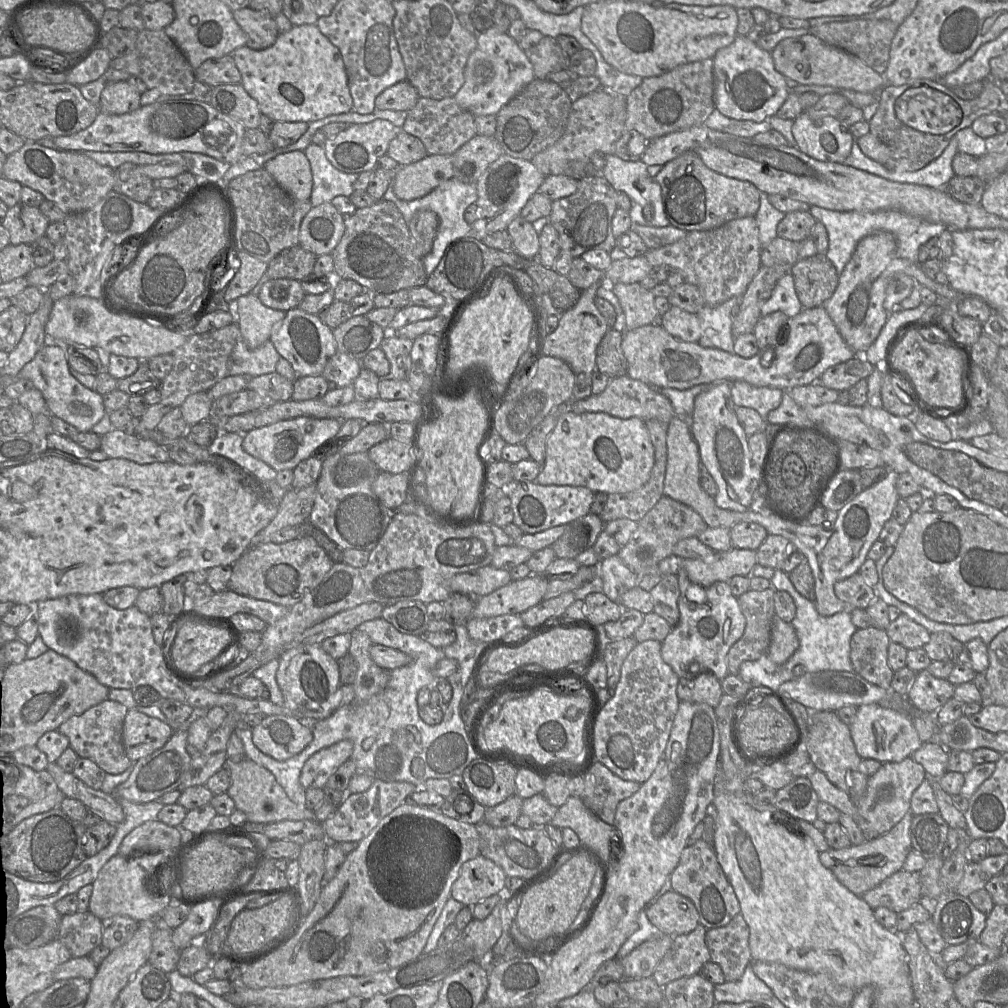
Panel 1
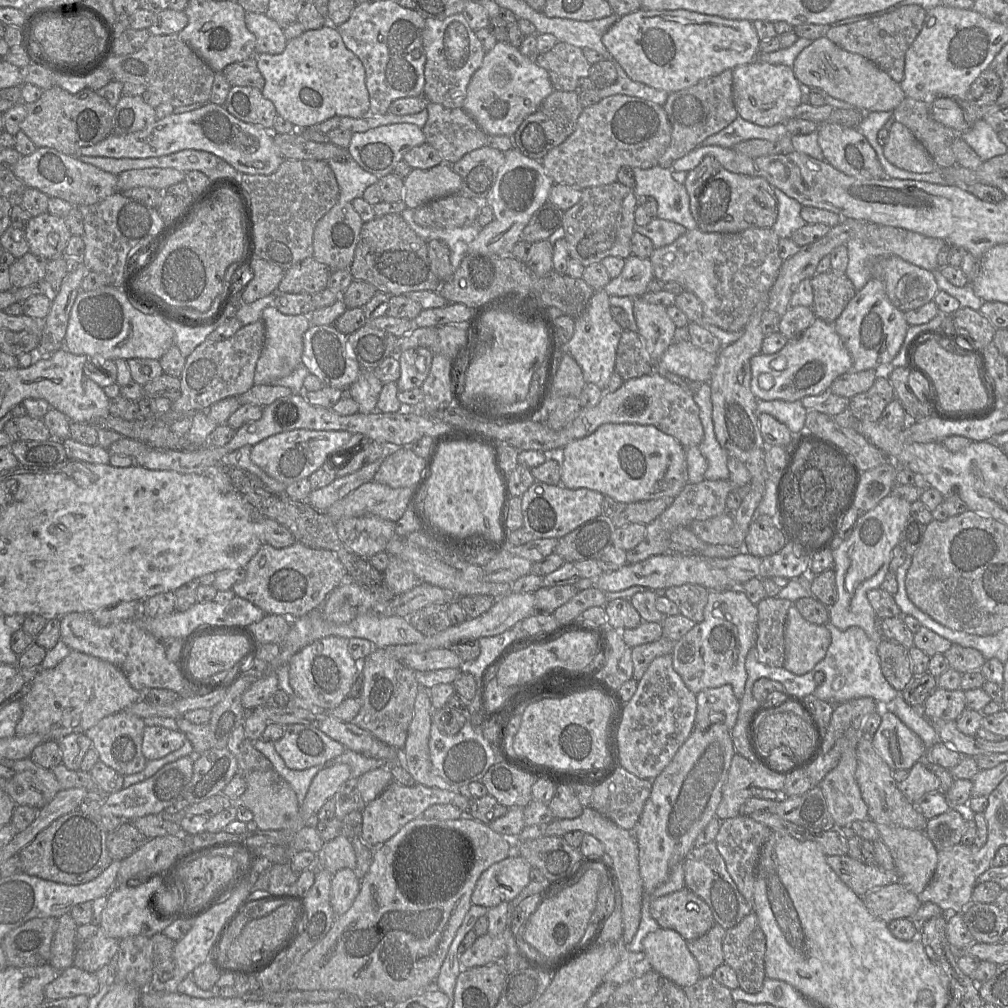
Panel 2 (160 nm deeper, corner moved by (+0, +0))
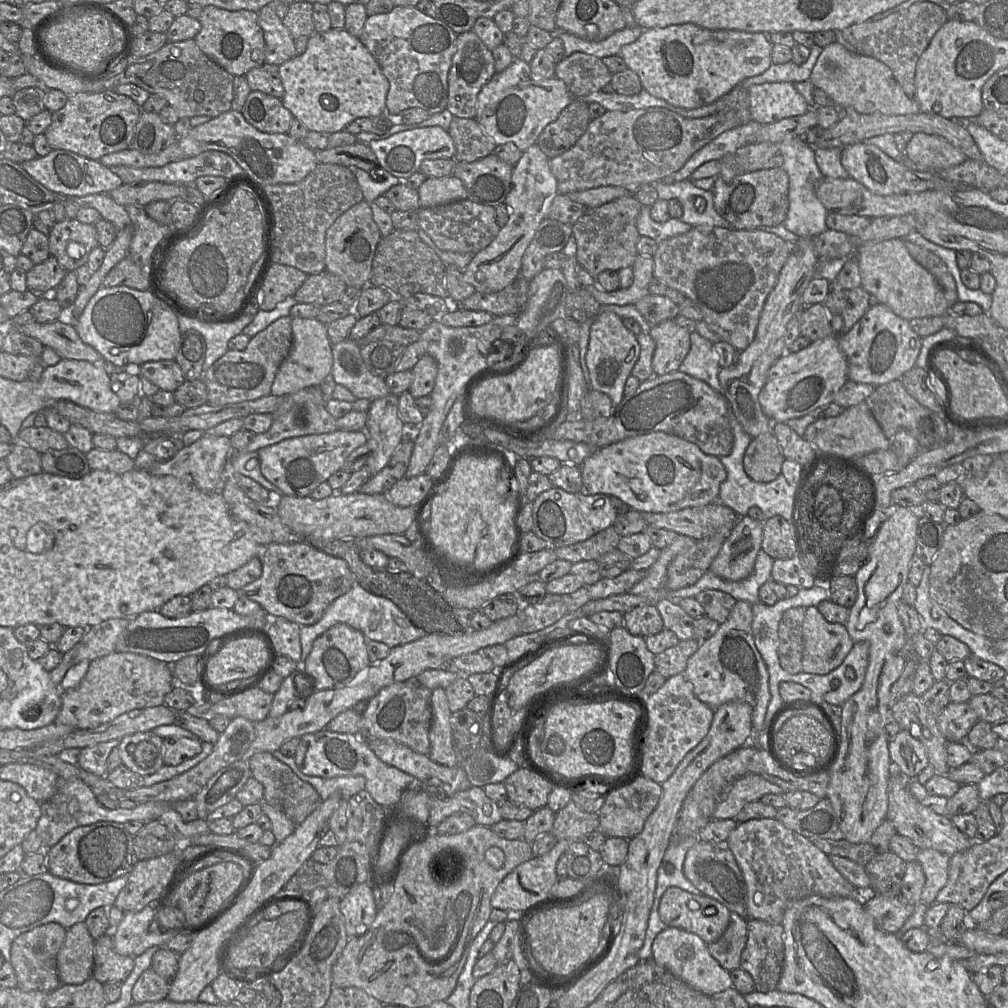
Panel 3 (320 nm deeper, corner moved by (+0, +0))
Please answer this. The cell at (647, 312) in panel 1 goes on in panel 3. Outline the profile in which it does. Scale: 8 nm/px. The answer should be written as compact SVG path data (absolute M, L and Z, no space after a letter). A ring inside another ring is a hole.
M674 320L651 326L649 335L656 347L652 359L653 374L660 376L678 371L690 350L690 332Z

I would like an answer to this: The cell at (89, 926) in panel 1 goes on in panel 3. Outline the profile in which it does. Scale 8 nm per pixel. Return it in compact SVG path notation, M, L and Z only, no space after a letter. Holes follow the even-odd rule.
M107 934L94 940L92 977L102 984L123 983L133 970L134 957L117 953L112 938Z

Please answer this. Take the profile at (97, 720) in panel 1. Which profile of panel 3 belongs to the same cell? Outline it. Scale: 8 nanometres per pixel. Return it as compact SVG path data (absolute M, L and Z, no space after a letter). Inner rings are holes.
M153 731L126 735L117 746L122 764L142 776L155 773L164 765L163 738Z

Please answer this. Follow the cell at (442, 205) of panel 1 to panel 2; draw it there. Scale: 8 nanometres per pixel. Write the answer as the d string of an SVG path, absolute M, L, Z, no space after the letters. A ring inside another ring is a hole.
M407 207L401 212L401 216L410 228L425 242L433 239L444 241L449 248L450 263L456 269L467 254L469 244L475 240L482 227L476 224L451 229L423 227L415 222L413 212L413 209Z

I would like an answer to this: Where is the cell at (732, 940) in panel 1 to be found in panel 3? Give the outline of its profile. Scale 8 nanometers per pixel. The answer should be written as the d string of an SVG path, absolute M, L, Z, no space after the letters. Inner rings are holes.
M748 919L747 920L747 941L741 954L740 968L748 972L755 983L755 991L768 993L777 989L780 980L785 957L783 941L783 927L768 922Z

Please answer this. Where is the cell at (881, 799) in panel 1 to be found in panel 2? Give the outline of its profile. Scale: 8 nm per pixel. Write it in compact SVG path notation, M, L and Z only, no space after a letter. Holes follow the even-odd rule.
M920 760L909 771L908 776L897 782L898 788L912 803L917 803L924 795L940 792L940 781Z

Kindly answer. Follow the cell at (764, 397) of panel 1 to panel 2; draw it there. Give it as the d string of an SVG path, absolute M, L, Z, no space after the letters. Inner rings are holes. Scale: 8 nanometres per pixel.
M757 399L757 411L773 416L782 424L786 425L793 435L804 437L807 435L805 419L807 410L801 401Z

